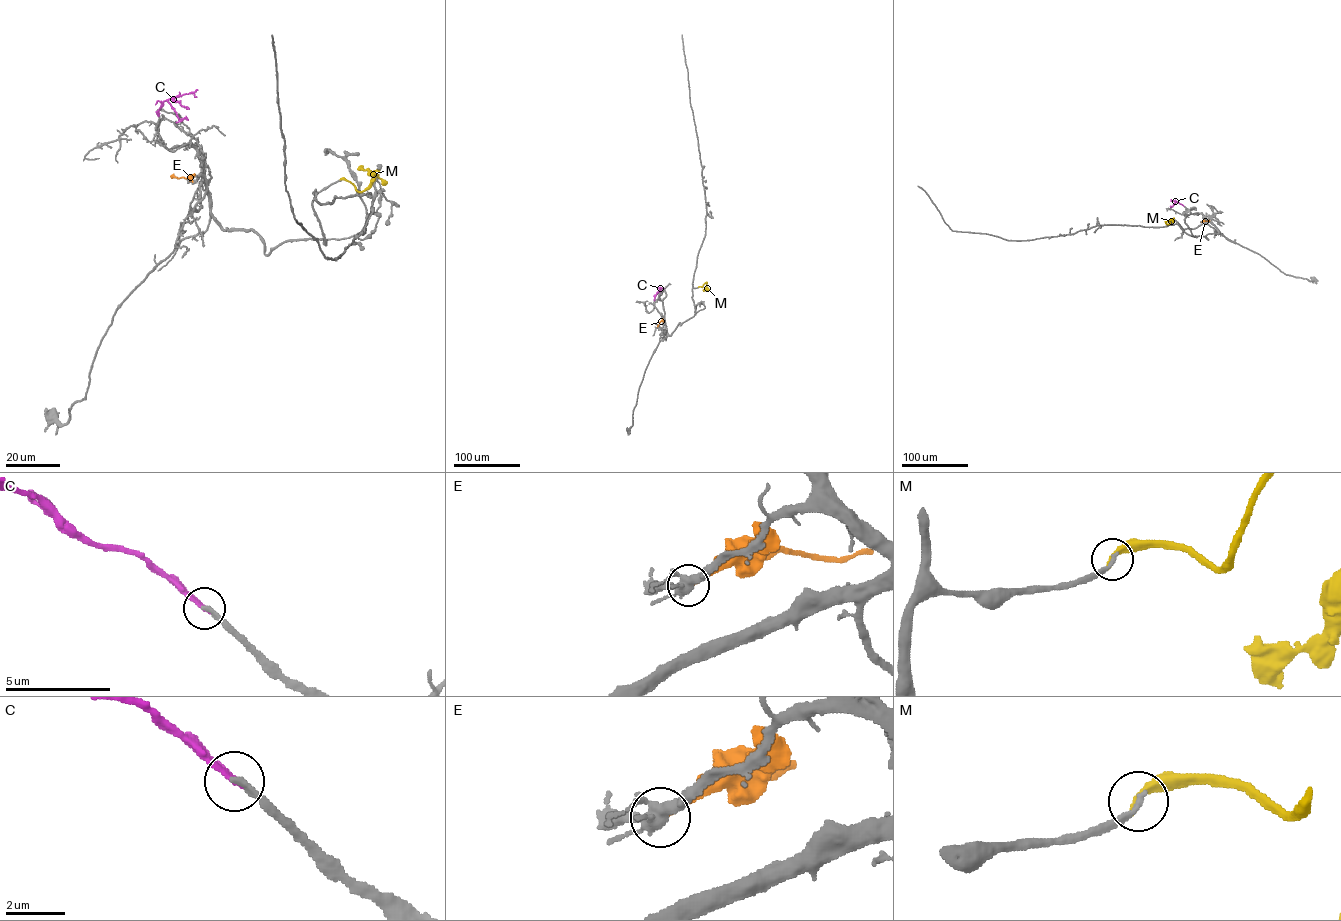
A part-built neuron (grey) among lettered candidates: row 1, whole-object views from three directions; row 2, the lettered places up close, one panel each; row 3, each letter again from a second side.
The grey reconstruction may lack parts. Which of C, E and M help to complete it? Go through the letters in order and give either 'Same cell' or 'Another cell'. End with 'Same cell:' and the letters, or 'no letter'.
C: Same cell
E: Another cell
M: Another cell
Same cell: C

